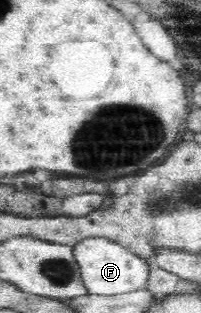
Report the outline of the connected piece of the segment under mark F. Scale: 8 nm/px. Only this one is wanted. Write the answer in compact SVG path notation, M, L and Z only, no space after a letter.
M84 239L74 246L74 255L80 268L82 281L90 294L107 296L144 289L152 270L149 261L108 239Z

